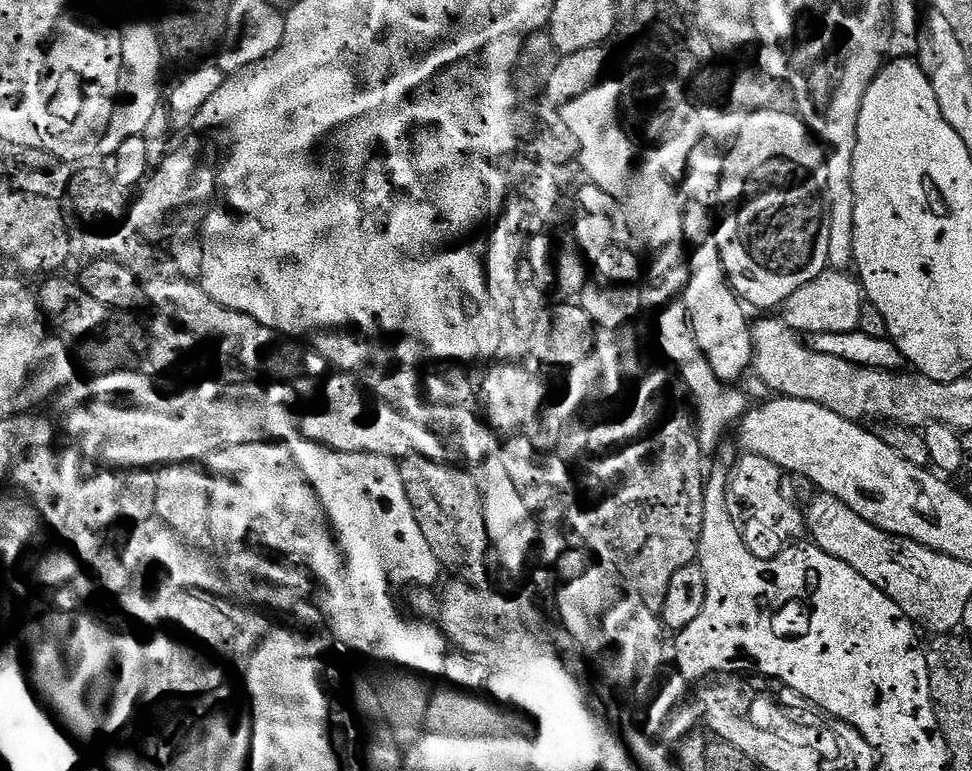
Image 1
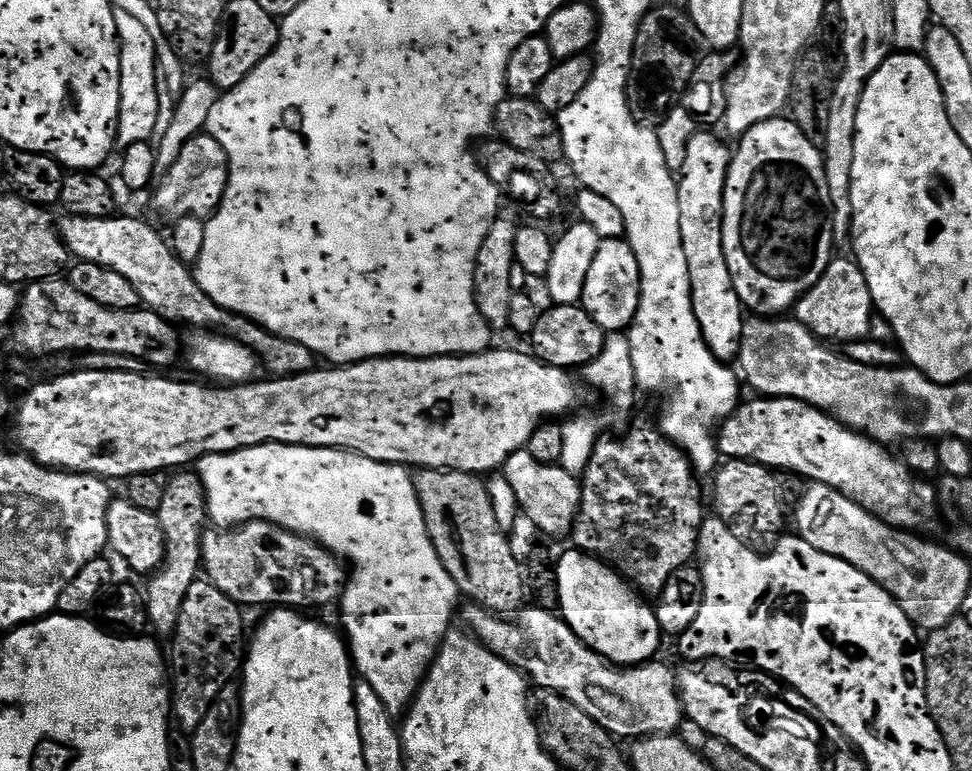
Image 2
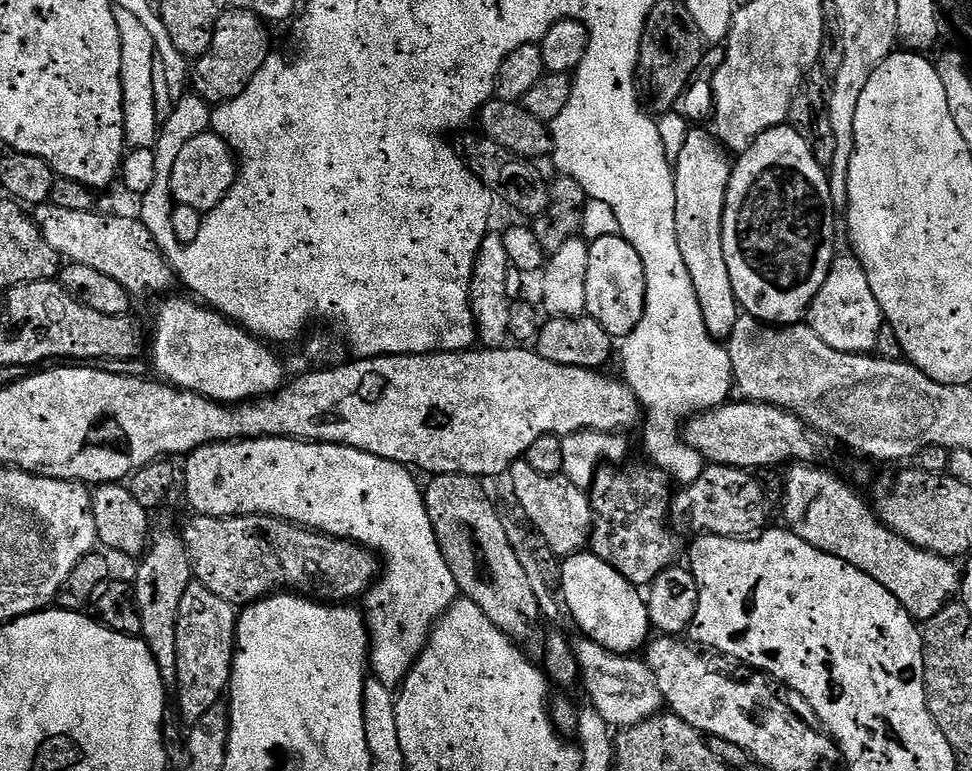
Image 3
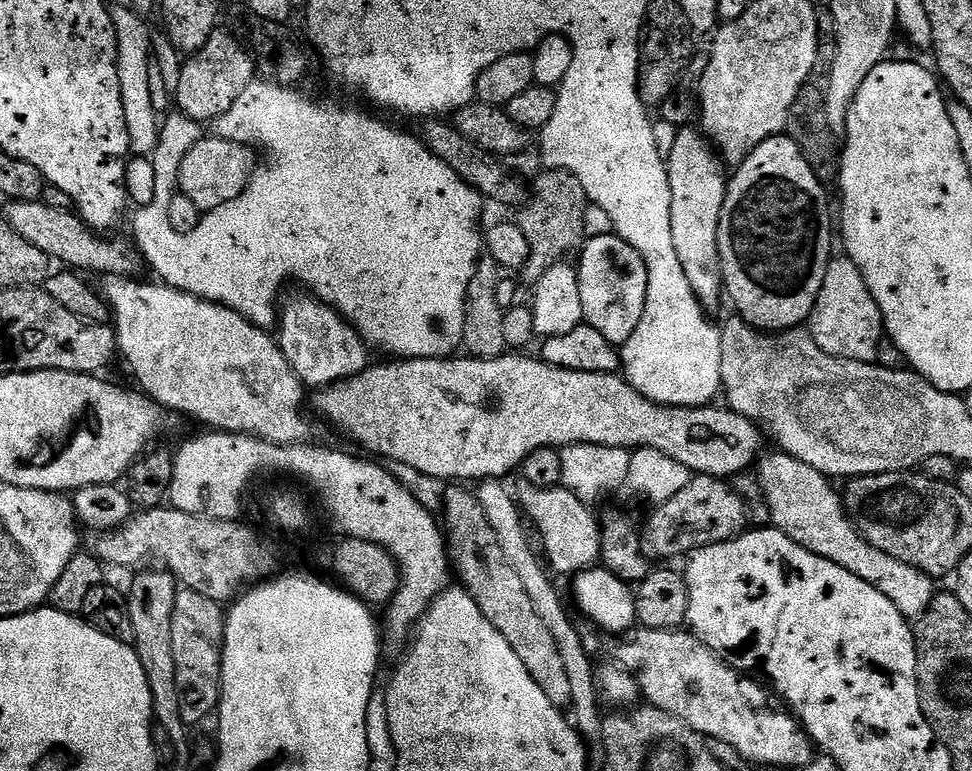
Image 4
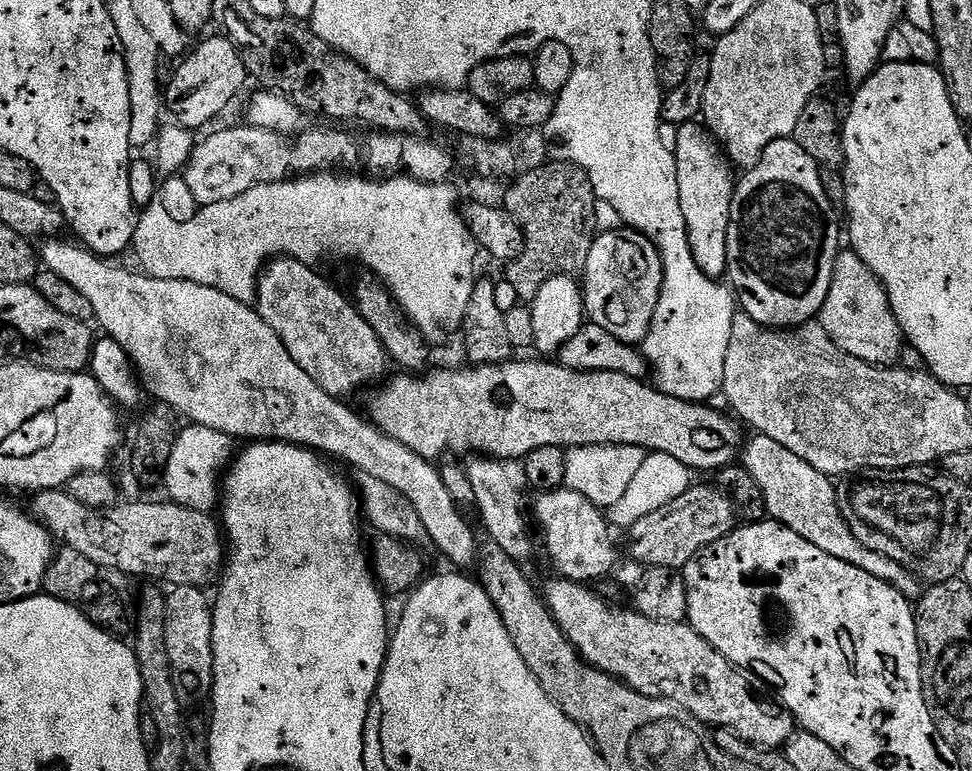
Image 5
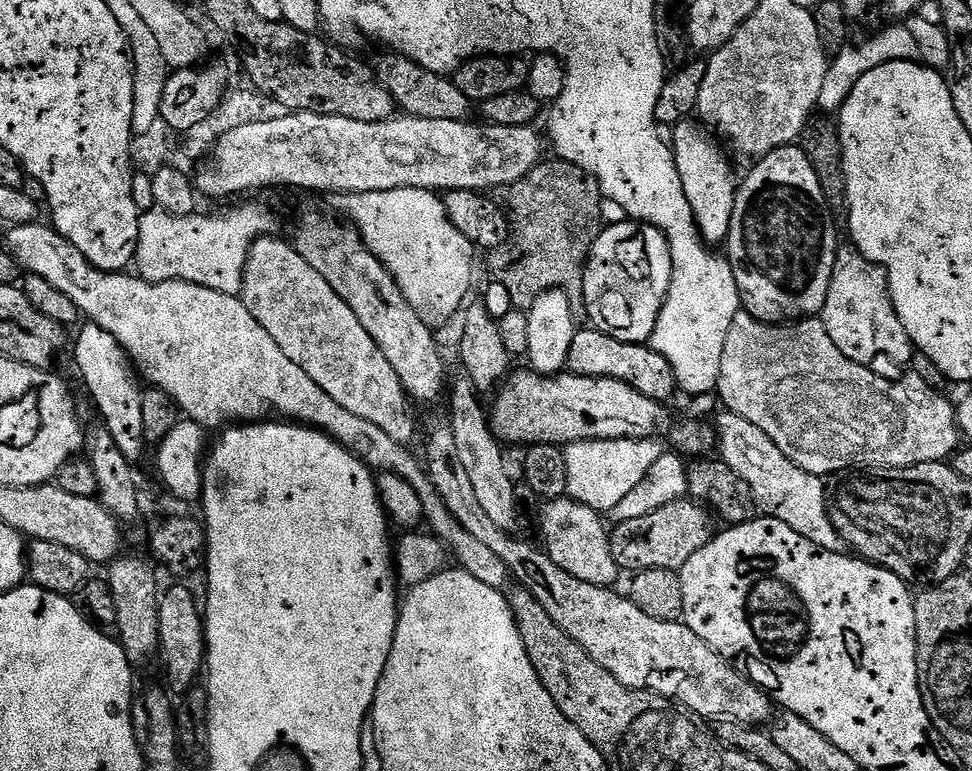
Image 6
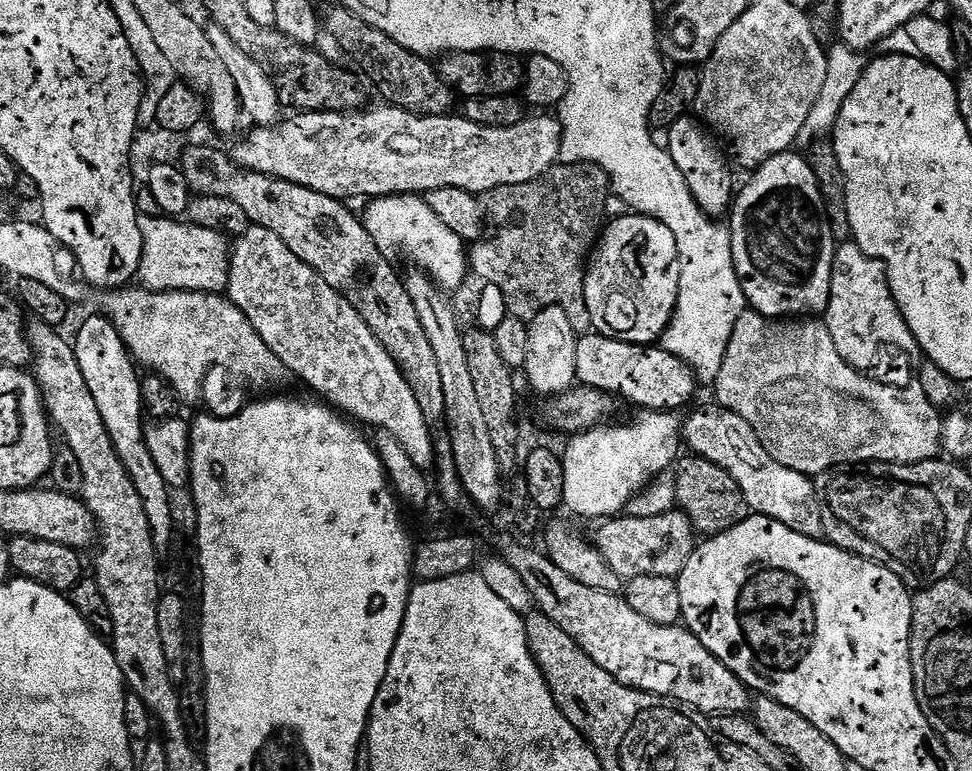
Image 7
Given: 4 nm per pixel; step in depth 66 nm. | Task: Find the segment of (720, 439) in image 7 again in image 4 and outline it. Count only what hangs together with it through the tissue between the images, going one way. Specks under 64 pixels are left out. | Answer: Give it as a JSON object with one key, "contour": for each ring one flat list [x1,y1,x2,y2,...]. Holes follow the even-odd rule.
{"contour":[[775,450,758,460,758,483,763,499,768,499,771,523,785,532,794,542,806,550,850,570,858,578,873,584,898,606,898,610,909,618,919,618,932,605,938,594,937,581,927,572,907,564,873,544,854,523,845,501,832,489,833,481,814,466,795,460,783,450]]}

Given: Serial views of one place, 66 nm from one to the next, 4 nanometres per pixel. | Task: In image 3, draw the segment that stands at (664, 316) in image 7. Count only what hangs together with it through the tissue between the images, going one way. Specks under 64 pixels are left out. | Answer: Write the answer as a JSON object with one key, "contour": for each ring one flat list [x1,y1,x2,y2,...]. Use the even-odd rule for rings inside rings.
{"contour":[[621,235,600,237,588,246,590,266,586,270,585,313,613,338,629,336,638,326,646,302,646,270,638,250]]}

